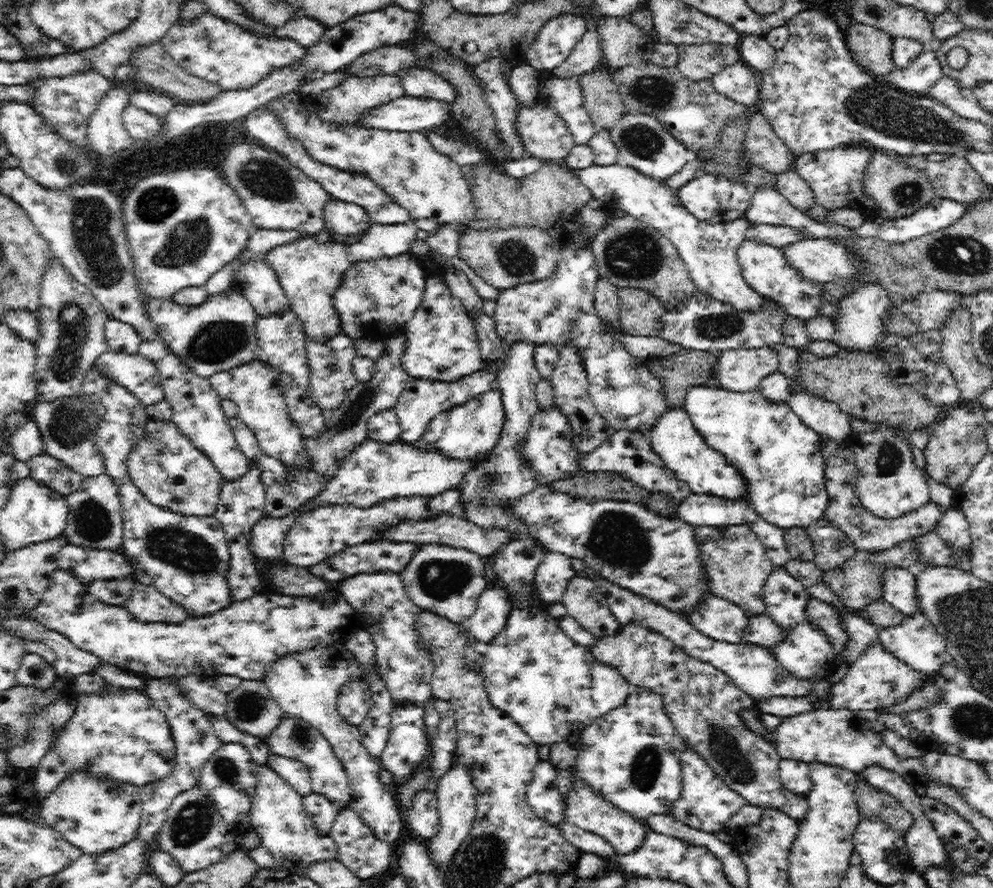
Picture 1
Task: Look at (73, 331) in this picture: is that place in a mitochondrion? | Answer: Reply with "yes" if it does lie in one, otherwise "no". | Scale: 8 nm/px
yes

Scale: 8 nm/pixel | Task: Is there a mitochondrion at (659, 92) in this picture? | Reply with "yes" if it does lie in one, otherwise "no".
yes

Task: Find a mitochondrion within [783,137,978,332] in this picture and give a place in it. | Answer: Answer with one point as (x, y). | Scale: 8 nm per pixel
(905, 194)

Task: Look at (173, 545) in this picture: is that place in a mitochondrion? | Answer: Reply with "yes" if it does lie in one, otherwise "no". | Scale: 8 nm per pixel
yes

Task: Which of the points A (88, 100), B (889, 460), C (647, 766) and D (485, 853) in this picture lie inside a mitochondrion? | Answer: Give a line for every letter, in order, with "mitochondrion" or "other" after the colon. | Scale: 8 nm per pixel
A: other
B: mitochondrion
C: mitochondrion
D: mitochondrion

